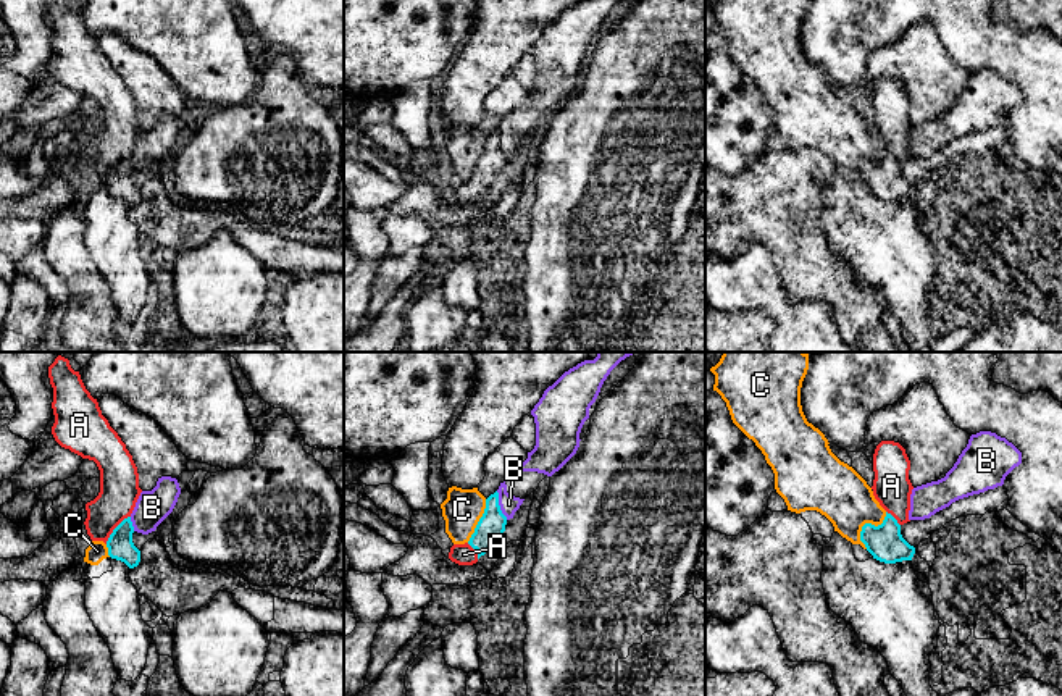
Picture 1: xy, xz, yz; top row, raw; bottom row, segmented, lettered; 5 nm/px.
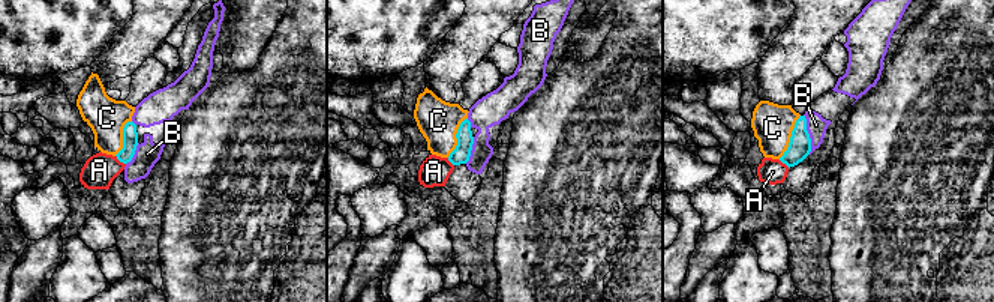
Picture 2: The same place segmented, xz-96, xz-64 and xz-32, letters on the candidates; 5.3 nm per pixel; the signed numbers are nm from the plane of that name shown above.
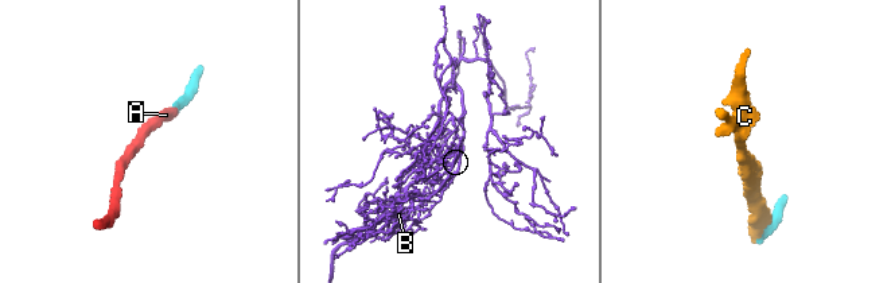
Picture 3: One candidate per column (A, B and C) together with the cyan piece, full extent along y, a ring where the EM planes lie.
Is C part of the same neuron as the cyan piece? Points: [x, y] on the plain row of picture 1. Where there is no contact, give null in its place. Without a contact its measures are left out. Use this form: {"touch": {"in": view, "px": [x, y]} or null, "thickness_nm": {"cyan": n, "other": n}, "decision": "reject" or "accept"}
{"touch": {"in": "yz", "px": [865, 162]}, "thickness_nm": {"cyan": 180, "other": 280}, "decision": "reject"}

